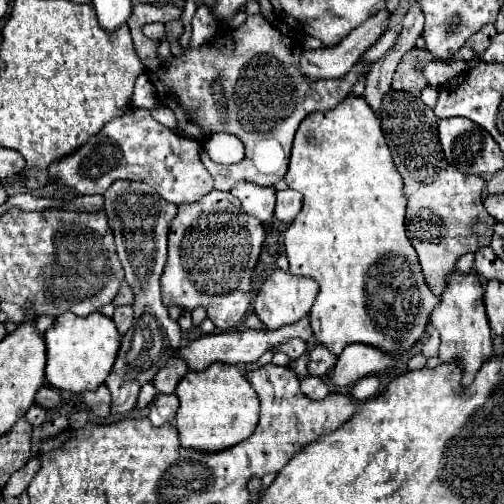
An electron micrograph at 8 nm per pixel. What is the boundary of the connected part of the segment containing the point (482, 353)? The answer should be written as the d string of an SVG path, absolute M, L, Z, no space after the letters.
M452 270L450 276L446 276L446 286L440 296L440 304L430 314L430 324L440 332L440 360L448 362L452 358L458 358L464 368L462 384L468 386L474 380L474 374L482 366L484 360L492 356L492 330L488 324L486 308L484 308L484 288L480 278L474 272L458 272Z

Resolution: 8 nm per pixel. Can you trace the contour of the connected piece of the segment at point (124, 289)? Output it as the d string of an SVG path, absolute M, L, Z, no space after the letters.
M124 280L122 282L122 286L120 286L120 290L118 290L118 294L114 296L114 300L112 300L116 306L120 306L120 304L132 304L134 302L134 294L132 294L132 290L130 290L130 284Z

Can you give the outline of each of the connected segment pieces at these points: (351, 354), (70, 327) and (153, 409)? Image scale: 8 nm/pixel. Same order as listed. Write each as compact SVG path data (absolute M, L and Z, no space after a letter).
M348 344L342 354L338 356L338 362L334 366L332 384L336 388L346 388L358 382L360 378L368 374L376 374L378 370L386 370L394 366L400 360L396 354L386 354L384 350L378 350L376 346L366 344Z
M70 312L60 314L56 322L44 332L46 340L46 380L50 386L60 390L82 394L86 390L96 390L108 378L114 358L118 356L118 346L122 336L114 326L114 320L102 312L88 316L74 316Z
M158 394L150 404L148 404L148 418L154 426L162 426L174 420L178 410L178 398L176 394Z

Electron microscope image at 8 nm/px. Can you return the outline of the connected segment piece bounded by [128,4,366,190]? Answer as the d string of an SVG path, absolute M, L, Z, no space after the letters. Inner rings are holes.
M136 4L134 10L132 10L132 16L128 18L128 26L130 26L130 32L132 32L132 40L134 40L134 48L136 48L136 54L140 56L140 60L146 64L148 68L148 76L156 88L156 94L160 98L162 104L166 104L168 108L172 108L176 112L176 118L178 118L178 128L180 128L180 134L186 136L186 138L196 138L196 140L202 140L202 138L208 138L212 134L218 132L224 132L234 134L238 136L244 146L246 146L246 158L238 164L232 164L232 166L220 166L220 164L214 164L206 152L202 152L202 164L206 166L206 170L212 174L214 178L214 188L216 190L232 190L232 186L238 182L238 180L250 180L258 186L274 186L278 180L284 178L286 170L288 170L288 160L290 160L290 148L292 148L292 140L294 140L294 132L298 128L298 124L310 114L310 112L316 112L316 110L330 110L334 108L338 102L342 102L342 98L352 90L354 82L358 80L360 72L366 70L362 66L354 66L344 78L336 78L336 80L320 80L320 82L310 82L306 80L300 70L298 70L298 60L300 60L300 54L302 54L302 48L296 40L292 40L290 36L284 36L280 34L270 22L266 22L260 14L252 14L246 18L246 22L236 28L236 30L230 30L226 32L224 36L218 34L214 36L212 40L204 42L200 48L194 48L194 50L188 50L184 52L182 58L174 60L170 58L166 64L160 64L158 58L156 58L156 48L158 48L158 42L156 40L148 40L144 34L142 34L142 26L148 24L148 22L168 22L168 20L174 20L174 18L180 18L182 10L176 8L174 4L160 4L160 6L154 6L154 4ZM220 78L222 82L222 88L226 92L226 100L228 100L228 114L226 118L220 118L218 112L216 112L216 104L214 100L210 98L212 92L210 92L210 84Z

